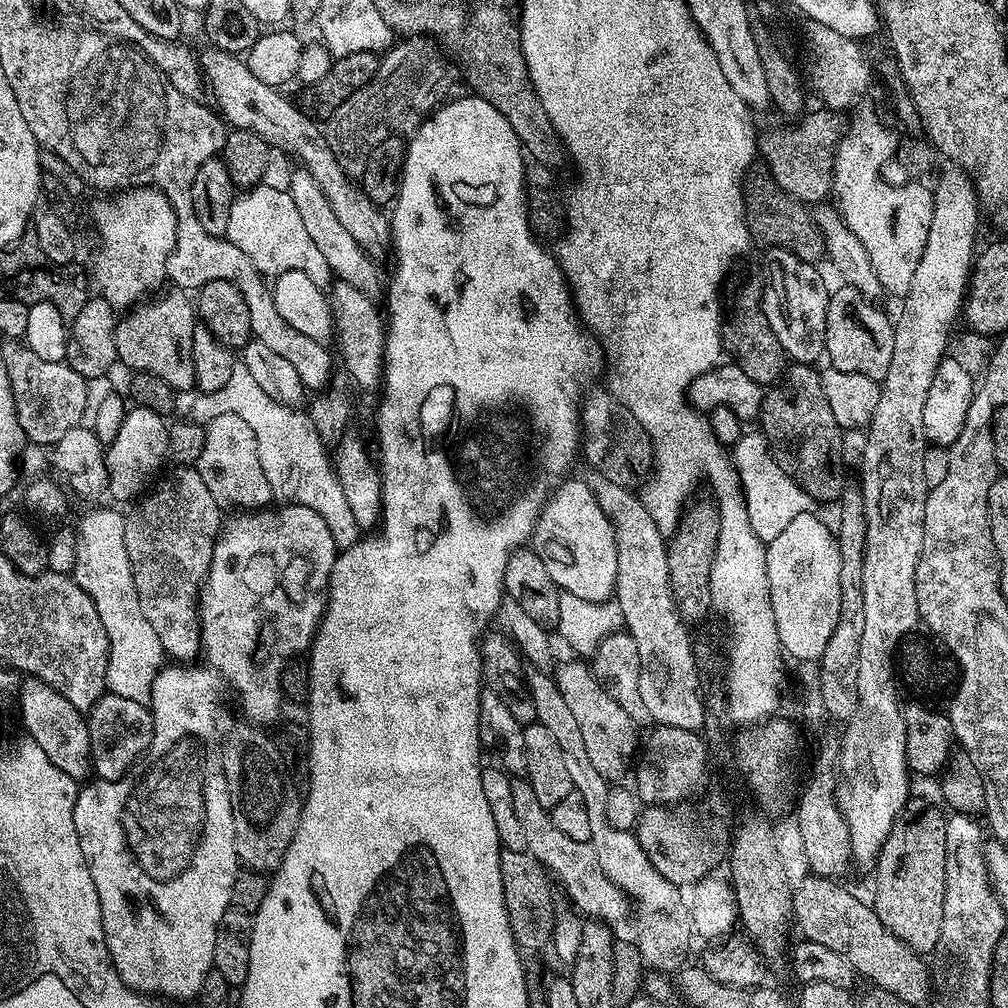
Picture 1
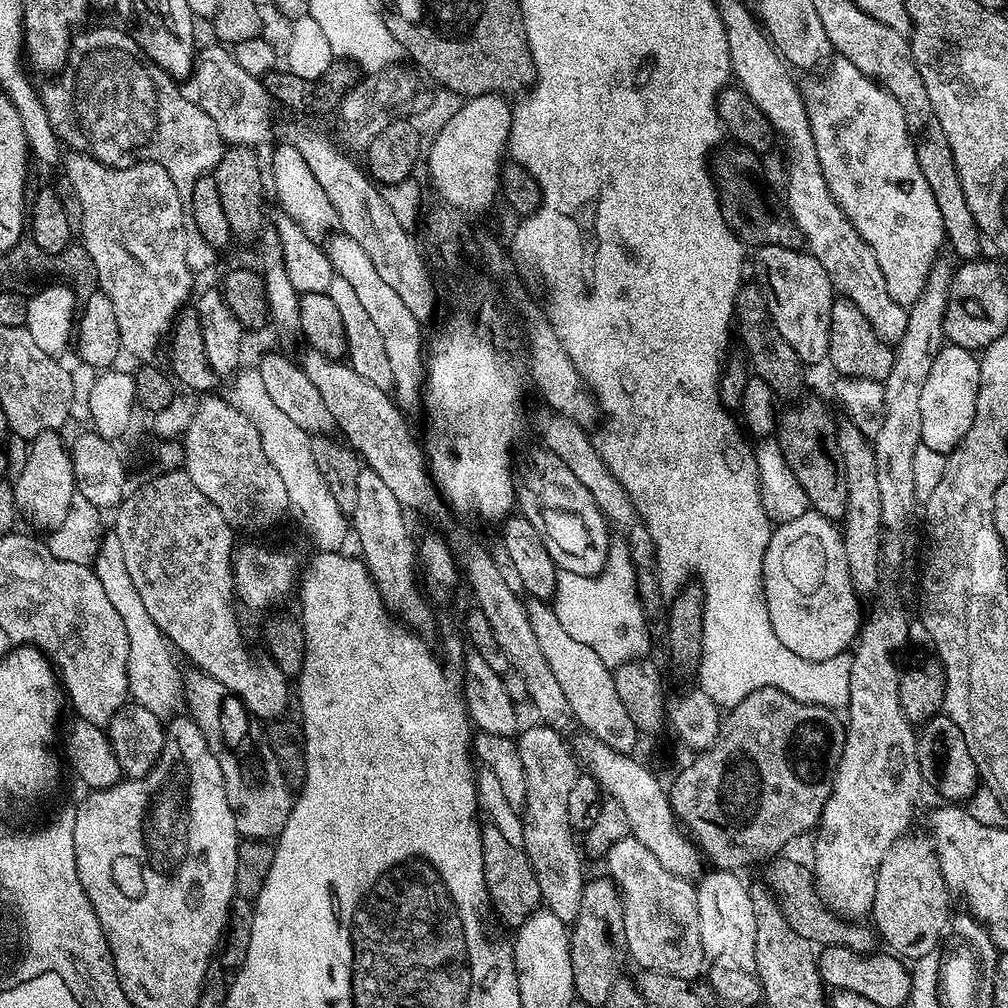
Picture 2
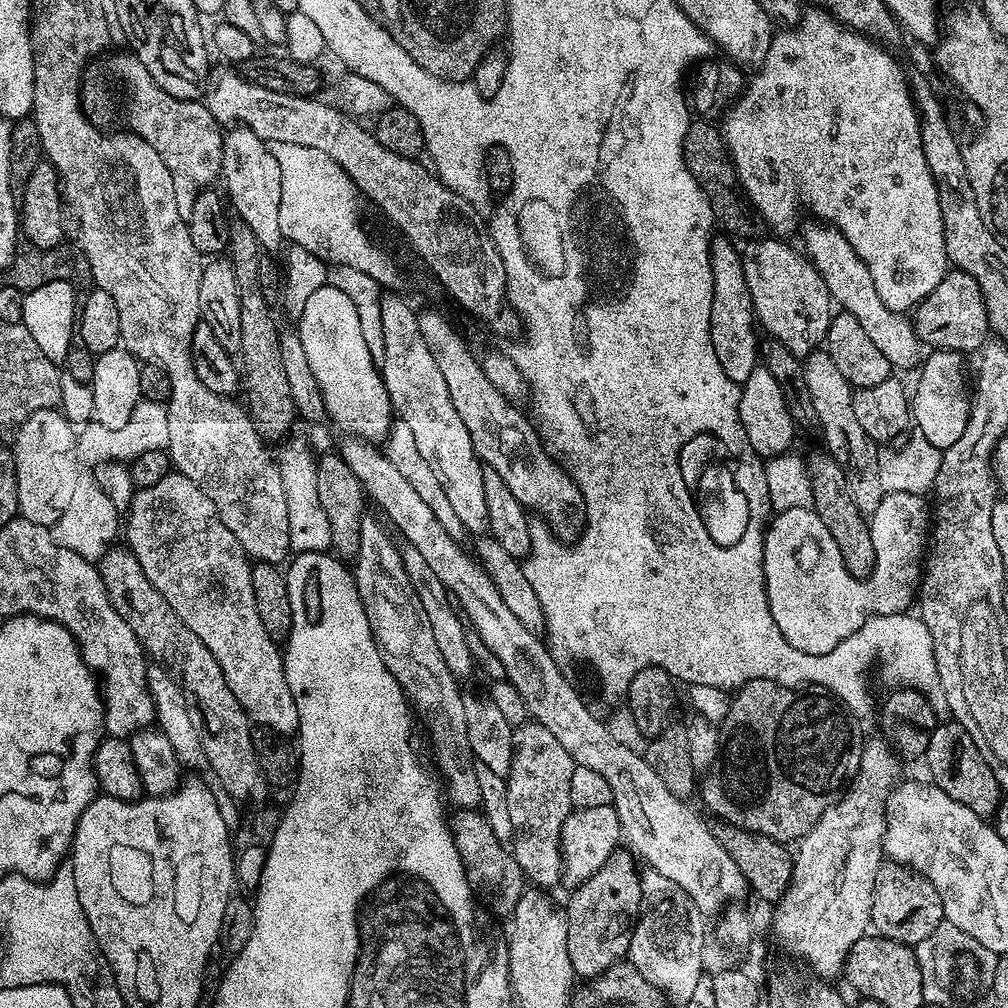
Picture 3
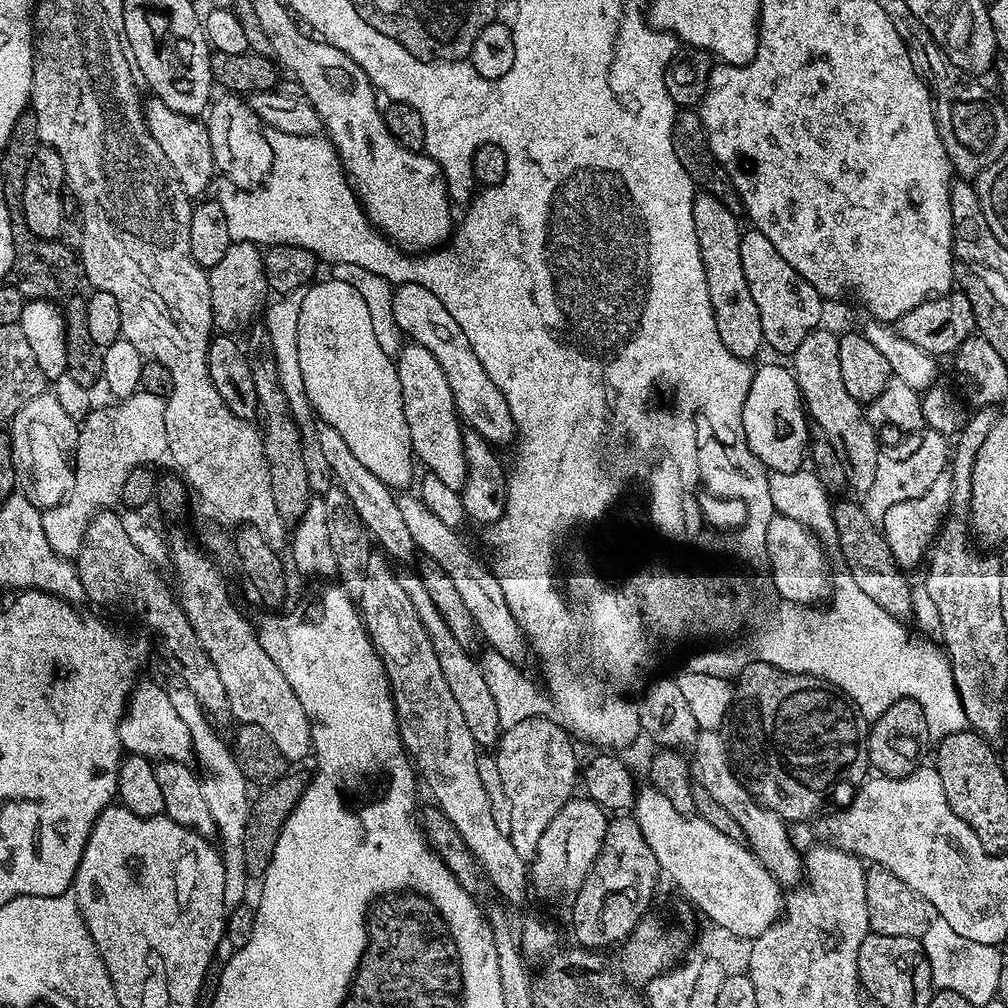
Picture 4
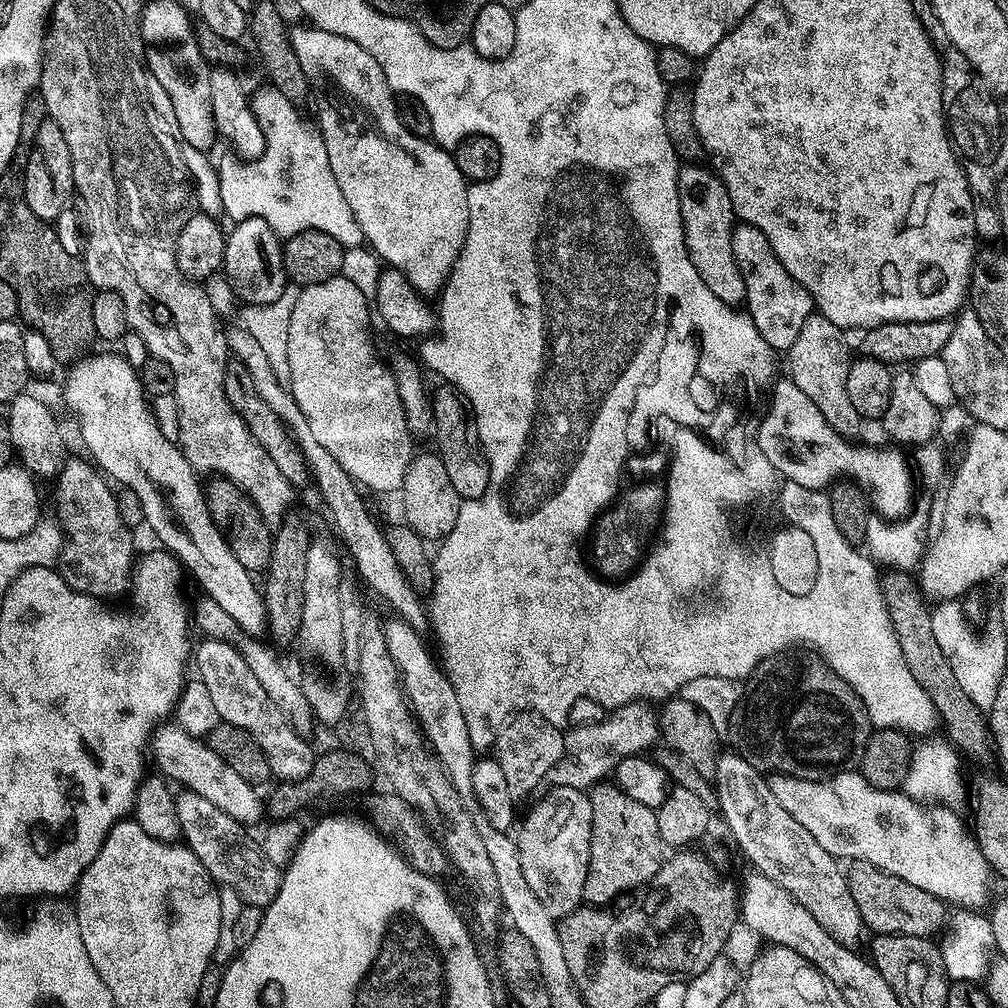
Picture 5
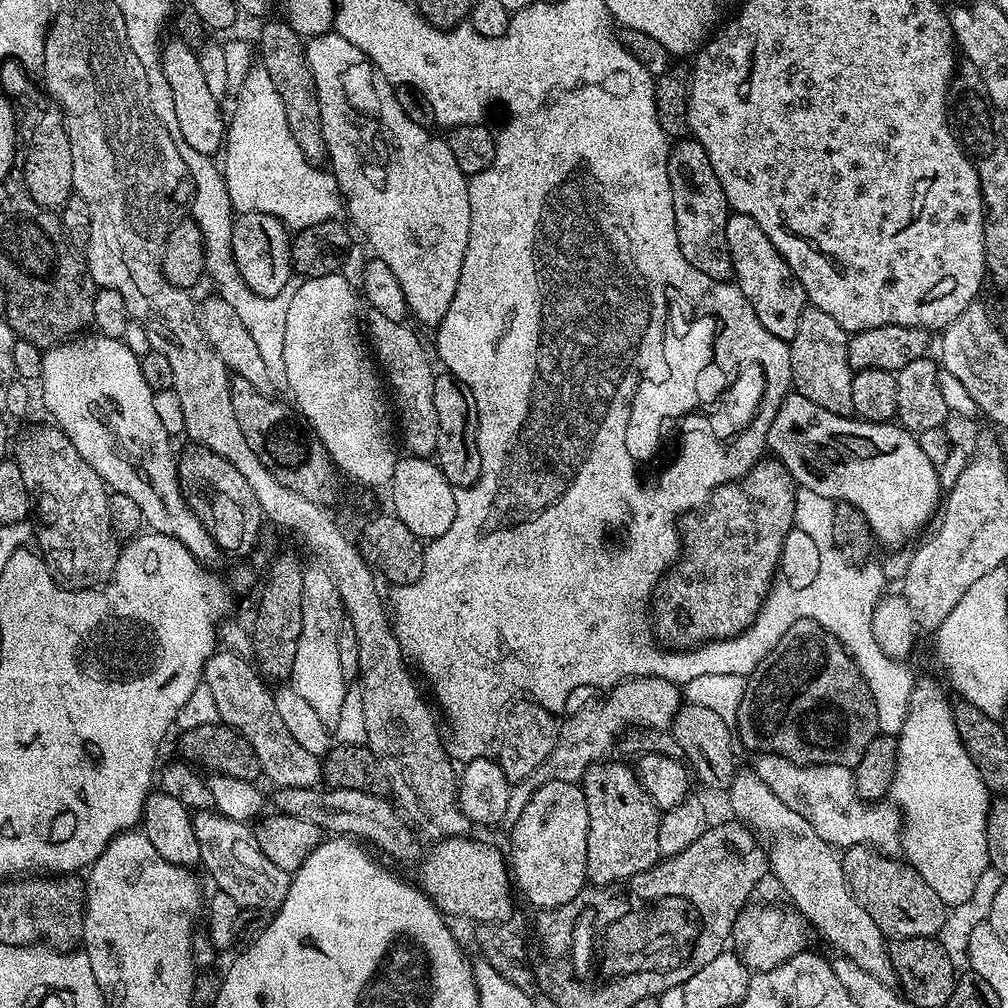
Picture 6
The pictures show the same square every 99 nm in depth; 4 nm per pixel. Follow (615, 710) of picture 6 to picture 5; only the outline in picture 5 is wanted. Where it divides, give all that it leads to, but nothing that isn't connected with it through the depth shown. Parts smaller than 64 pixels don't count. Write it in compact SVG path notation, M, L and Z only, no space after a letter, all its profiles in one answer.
M637 702L630 704L630 710L613 713L610 722L601 719L596 724L569 729L564 735L563 758L550 768L547 783L584 792L609 777L623 758L649 751L648 748L659 739L659 723L657 717L645 708Z

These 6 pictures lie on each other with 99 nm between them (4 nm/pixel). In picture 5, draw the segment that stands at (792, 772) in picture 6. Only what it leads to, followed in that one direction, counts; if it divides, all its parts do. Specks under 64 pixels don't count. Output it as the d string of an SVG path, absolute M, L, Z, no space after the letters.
M859 771L838 772L821 781L799 780L796 776L771 777L772 793L778 802L782 802L782 810L794 818L808 831L826 850L826 854L839 858L844 862L865 860L878 866L884 872L902 878L902 882L910 882L910 886L918 886L918 890L926 890L926 894L934 894L934 898L944 901L945 905L957 904L960 910L980 910L988 900L988 876L990 869L986 858L982 858L982 850L976 844L976 837L971 831L964 829L964 824L951 812L951 807L923 808L917 797L908 795L904 790L882 790L876 788Z

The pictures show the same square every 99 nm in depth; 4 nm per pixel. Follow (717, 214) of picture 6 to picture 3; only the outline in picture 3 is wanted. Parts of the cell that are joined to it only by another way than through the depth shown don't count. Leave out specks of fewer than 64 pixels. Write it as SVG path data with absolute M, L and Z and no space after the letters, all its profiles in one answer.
M720 234L713 239L710 248L710 266L712 277L716 283L716 303L713 309L712 333L715 333L715 355L718 366L735 384L744 385L750 374L758 367L758 353L762 348L762 340L756 337L758 321L754 302L750 298L750 286L746 286L746 274L740 261L741 249L727 235Z

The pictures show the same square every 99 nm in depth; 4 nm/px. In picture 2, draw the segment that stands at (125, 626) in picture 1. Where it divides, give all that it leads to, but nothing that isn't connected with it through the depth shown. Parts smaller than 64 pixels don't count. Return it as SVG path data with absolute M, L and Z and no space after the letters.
M115 534L105 535L101 539L94 571L98 582L102 582L102 590L106 590L106 598L110 598L114 610L118 610L126 626L126 638L130 642L128 695L135 703L150 710L150 714L167 721L179 709L176 707L182 704L182 672L176 669L177 657L172 645L162 630L154 626L154 618L146 614L146 606L142 606L142 598L138 598L138 590L134 590L134 582L130 582L130 574L126 574L126 557L122 555L122 545Z

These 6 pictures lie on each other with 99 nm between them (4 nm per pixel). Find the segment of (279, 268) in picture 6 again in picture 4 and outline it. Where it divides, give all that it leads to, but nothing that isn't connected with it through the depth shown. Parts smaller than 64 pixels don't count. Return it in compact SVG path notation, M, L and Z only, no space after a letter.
M253 241L234 242L218 261L218 266L207 269L207 273L213 325L224 334L243 333L253 323L251 320L255 318L256 311L261 311L264 295L270 292L264 273L264 252Z

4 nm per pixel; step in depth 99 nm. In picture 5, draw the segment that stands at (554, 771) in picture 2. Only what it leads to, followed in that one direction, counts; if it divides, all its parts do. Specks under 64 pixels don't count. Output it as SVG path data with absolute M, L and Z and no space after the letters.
M522 712L512 717L503 728L494 736L494 759L502 766L506 783L510 786L510 794L516 802L522 801L523 796L528 796L541 783L547 781L550 768L563 758L565 733L555 728L550 722L546 722L544 716L538 716L535 712Z

